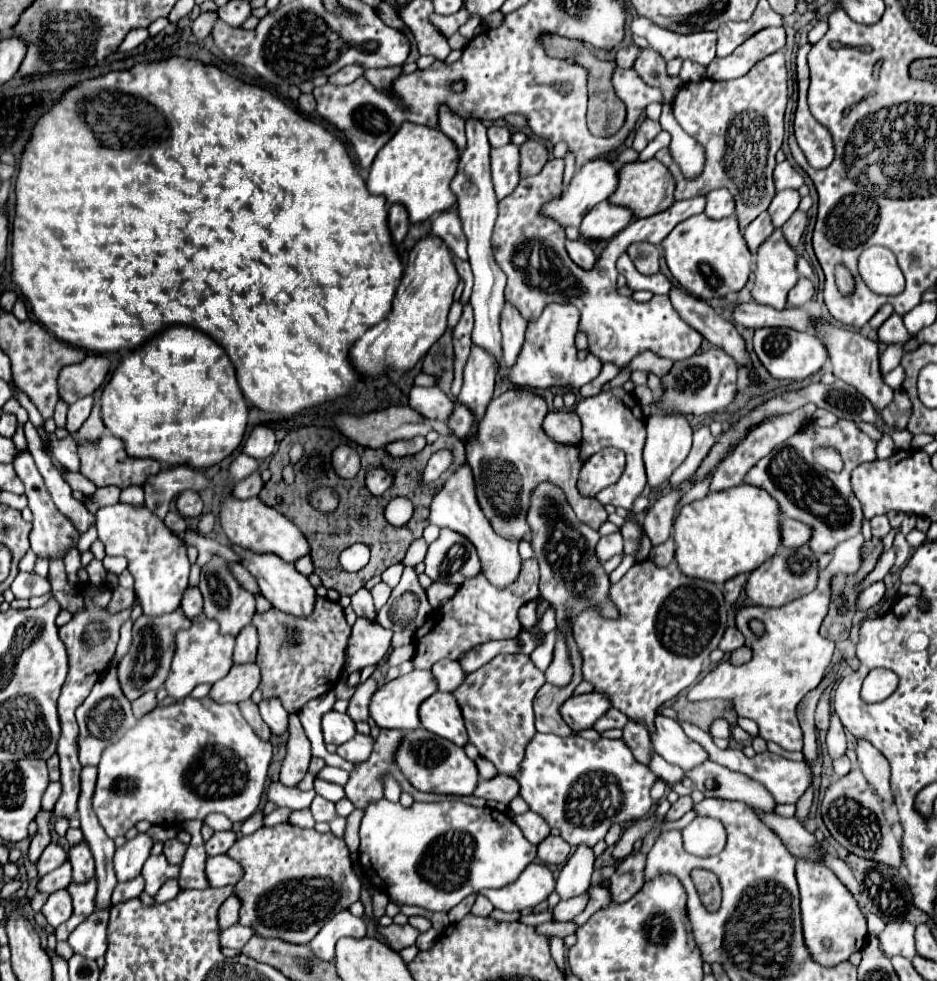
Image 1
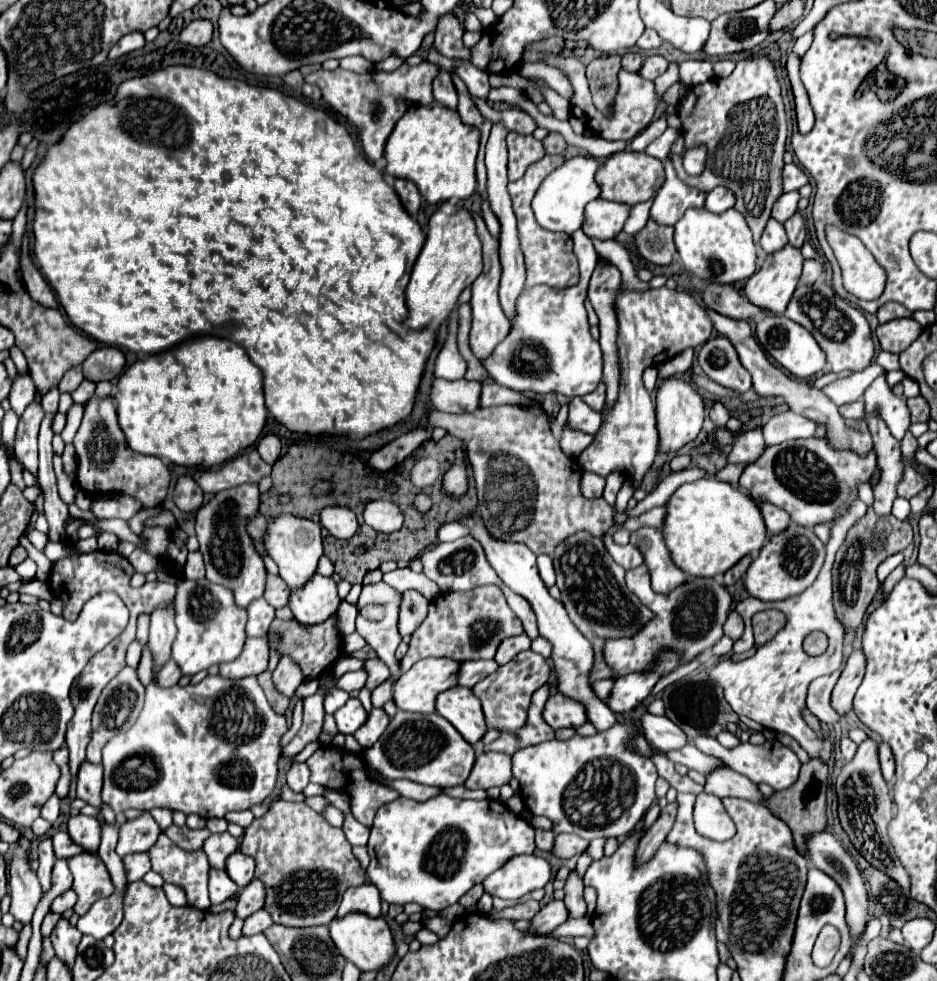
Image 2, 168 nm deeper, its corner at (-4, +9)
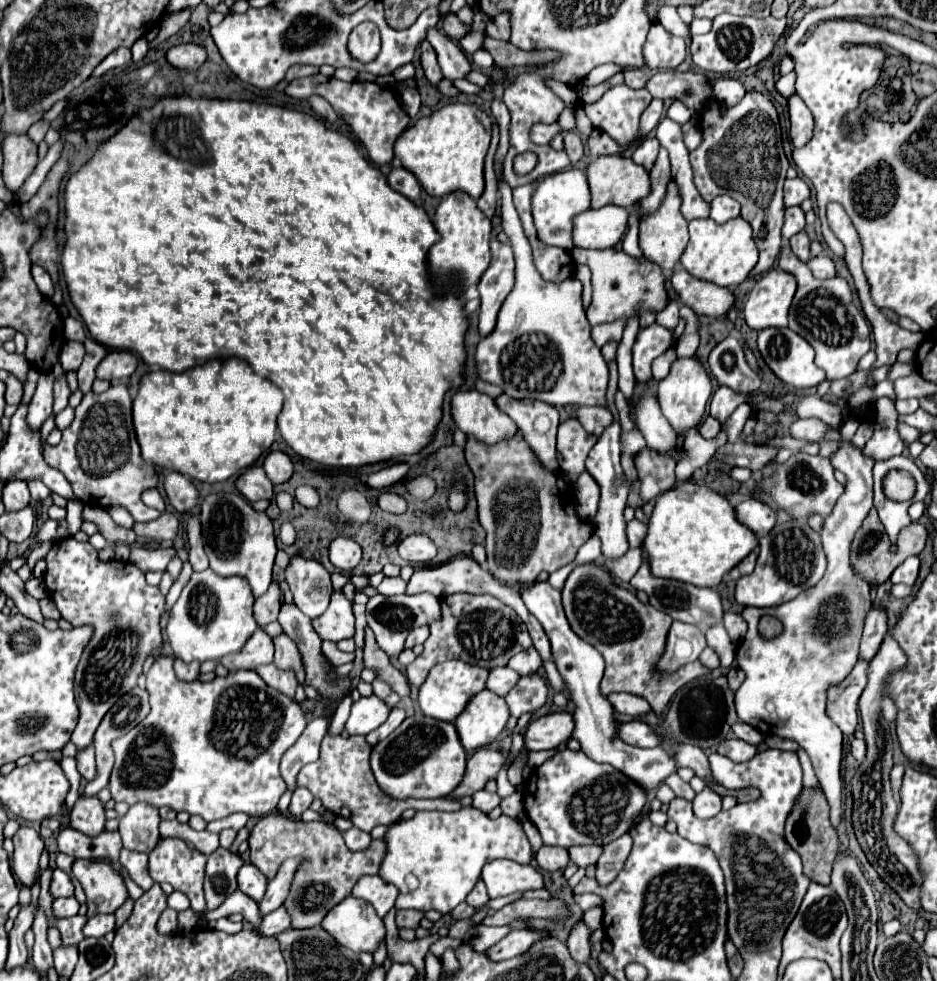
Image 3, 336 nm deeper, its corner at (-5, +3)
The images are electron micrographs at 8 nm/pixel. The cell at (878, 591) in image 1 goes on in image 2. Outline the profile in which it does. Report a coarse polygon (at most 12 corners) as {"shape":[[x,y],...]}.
{"shape":[[902,552],[884,560],[878,568],[878,580],[886,576],[904,560]]}

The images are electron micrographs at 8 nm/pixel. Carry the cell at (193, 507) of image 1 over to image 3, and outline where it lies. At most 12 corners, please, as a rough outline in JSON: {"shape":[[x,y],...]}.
{"shape":[[171,472],[163,486],[177,512],[195,508],[199,494],[189,478]]}

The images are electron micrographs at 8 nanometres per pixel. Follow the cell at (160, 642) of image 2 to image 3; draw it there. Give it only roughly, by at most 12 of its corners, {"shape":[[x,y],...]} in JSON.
{"shape":[[255,670],[147,674],[115,802],[271,814],[301,704]]}

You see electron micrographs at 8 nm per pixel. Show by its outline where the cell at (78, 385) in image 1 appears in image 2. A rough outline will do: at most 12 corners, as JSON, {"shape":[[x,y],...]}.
{"shape":[[114,346],[96,348],[82,364],[86,380],[120,376],[126,360]]}

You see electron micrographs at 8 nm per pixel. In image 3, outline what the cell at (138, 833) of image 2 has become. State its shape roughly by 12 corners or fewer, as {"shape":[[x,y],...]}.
{"shape":[[133,804],[119,822],[123,846],[149,854],[159,810]]}

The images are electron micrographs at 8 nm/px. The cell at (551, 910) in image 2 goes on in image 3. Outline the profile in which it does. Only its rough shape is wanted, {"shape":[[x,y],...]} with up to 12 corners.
{"shape":[[511,930],[485,954],[489,960],[521,956],[539,934]]}

